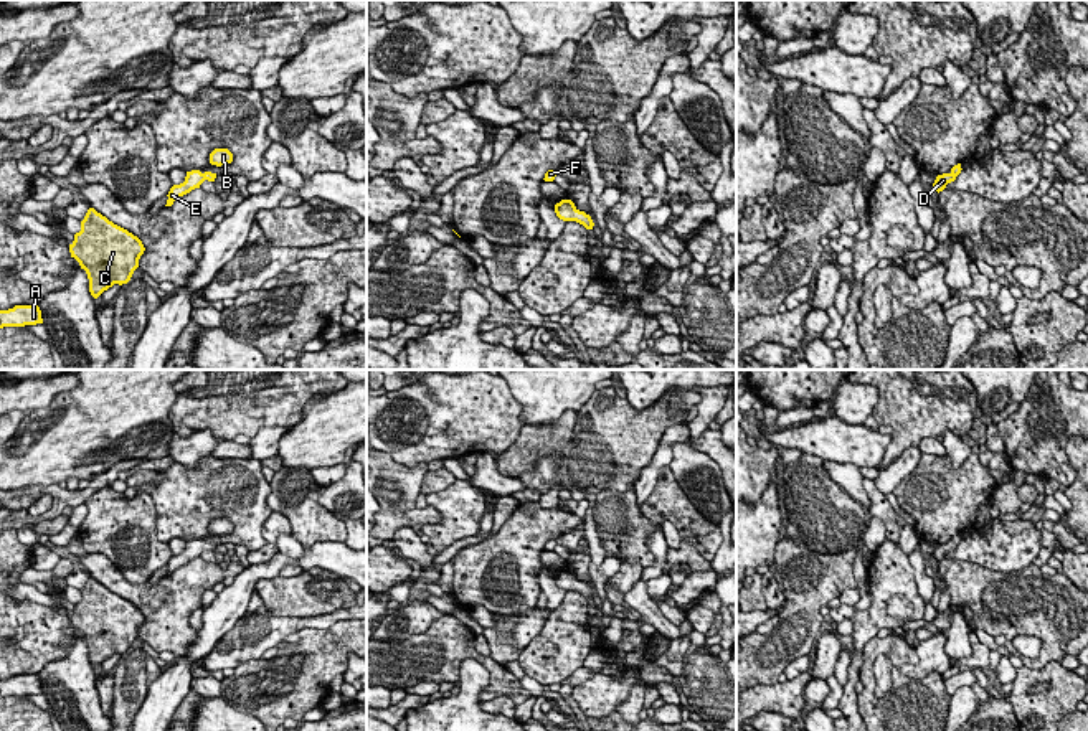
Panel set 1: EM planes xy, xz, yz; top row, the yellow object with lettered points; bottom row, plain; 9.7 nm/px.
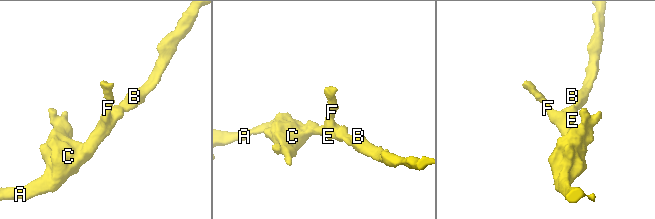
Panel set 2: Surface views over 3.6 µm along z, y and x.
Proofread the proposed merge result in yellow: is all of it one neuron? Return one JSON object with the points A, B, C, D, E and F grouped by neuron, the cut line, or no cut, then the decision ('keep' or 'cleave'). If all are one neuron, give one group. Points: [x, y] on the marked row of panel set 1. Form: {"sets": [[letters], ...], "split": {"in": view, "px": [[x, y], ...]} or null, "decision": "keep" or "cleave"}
{"sets": [["A", "B", "C", "D", "E", "F"]], "split": null, "decision": "keep"}

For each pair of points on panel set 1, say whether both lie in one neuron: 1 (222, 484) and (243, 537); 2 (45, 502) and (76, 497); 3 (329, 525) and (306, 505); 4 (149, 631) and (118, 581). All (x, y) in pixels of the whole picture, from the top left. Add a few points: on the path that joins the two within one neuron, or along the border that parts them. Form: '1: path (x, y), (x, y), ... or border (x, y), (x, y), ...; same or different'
1: path (235, 497), (243, 507), (243, 523); same
2: border (52, 495), (52, 505), (38, 515); different
3: path (324, 523), (311, 510); same
4: path (151, 617), (151, 609), (131, 591); same

